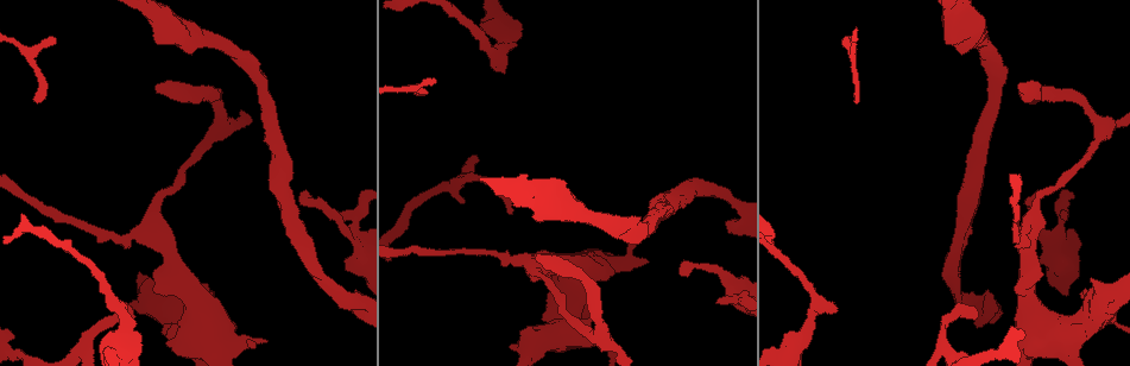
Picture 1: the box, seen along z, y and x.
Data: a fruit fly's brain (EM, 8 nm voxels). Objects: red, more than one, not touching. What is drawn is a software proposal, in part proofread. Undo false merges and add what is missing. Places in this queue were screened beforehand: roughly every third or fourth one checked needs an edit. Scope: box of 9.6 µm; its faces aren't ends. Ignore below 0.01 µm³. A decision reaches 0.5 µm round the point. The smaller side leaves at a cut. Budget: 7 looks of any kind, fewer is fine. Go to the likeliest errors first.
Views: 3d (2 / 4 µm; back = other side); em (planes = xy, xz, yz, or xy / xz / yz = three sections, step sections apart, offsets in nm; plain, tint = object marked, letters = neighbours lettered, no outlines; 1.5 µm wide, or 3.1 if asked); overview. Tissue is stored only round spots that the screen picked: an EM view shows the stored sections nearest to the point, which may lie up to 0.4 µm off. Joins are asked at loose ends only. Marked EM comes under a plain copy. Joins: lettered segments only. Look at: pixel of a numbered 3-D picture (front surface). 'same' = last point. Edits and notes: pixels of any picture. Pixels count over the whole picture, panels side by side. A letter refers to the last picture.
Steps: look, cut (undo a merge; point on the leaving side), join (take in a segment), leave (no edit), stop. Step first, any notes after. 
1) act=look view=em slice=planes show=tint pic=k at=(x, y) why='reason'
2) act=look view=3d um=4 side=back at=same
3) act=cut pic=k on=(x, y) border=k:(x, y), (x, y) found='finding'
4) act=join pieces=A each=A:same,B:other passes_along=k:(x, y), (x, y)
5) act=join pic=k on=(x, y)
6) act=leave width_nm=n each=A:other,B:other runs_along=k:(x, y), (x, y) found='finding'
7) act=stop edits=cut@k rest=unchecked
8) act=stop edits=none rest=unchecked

act=look view=3d um=2 pic=1 at=(977, 318) why='an open end'

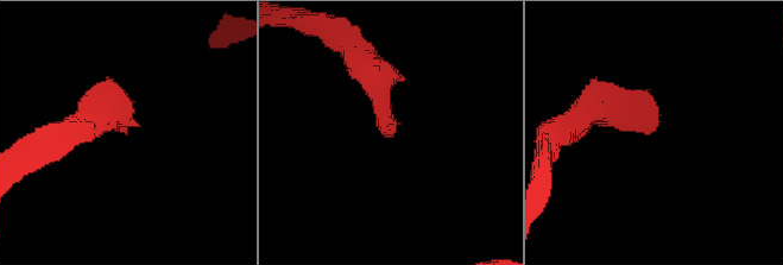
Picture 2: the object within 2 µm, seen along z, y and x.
act=look view=em slice=planes show=letters pic=2 at=(391, 133) why='now the EM'

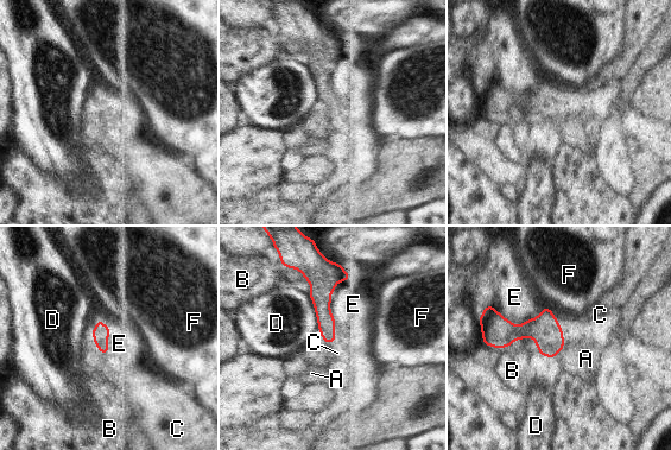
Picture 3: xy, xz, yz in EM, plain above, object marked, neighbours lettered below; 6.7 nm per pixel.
act=leave width_nm=110 each=A:other,B:other,C:other,D:other,E:other,F:other found='none of them fits'

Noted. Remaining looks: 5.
act=look view=em slice=yz step=4 show=tint pic=1 at=(354, 291) why='branch stops here'

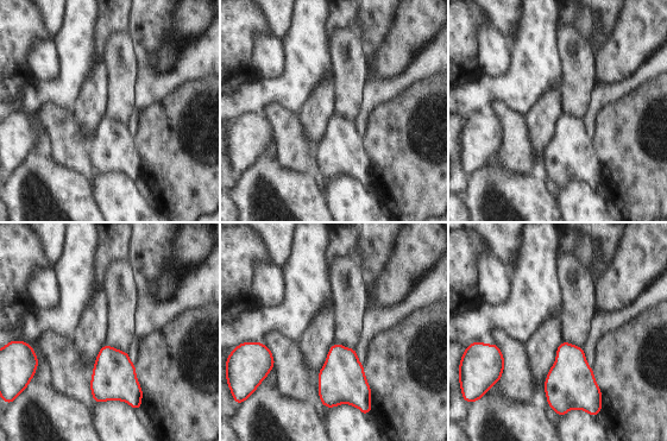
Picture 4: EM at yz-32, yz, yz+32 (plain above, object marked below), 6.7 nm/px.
act=look view=em slice=planes show=letters at=same

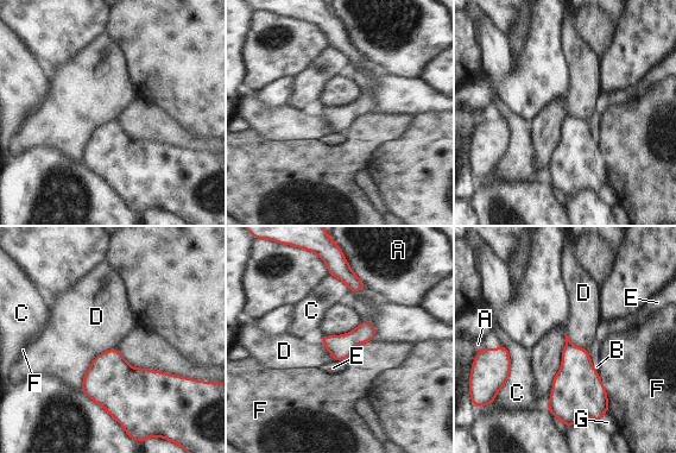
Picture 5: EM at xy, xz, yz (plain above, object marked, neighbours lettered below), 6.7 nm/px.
act=leave each=A:other,B:other,C:other,D:other,E:other,F:other,G:other border=5:(115, 347), (93, 360), (81, 389) found='no lettered segment goes on from it'

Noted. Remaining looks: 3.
act=look view=em um=3.1 slice=xz step=16 show=tint pic=1 at=(79, 353)

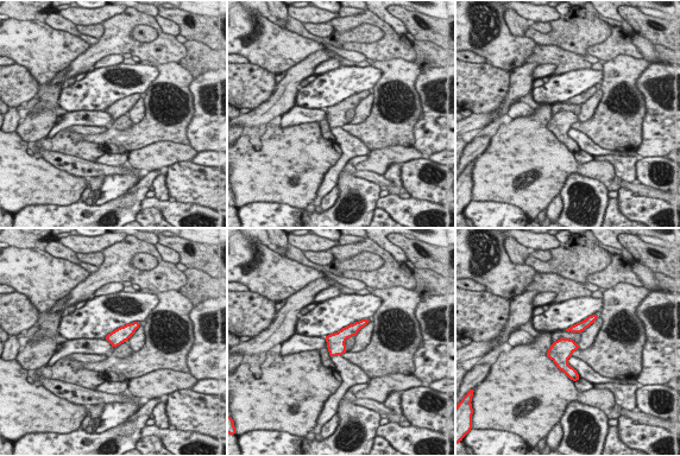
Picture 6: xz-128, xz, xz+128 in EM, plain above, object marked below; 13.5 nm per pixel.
act=look view=em um=3.1 slice=planes show=tint at=same why='another direction'

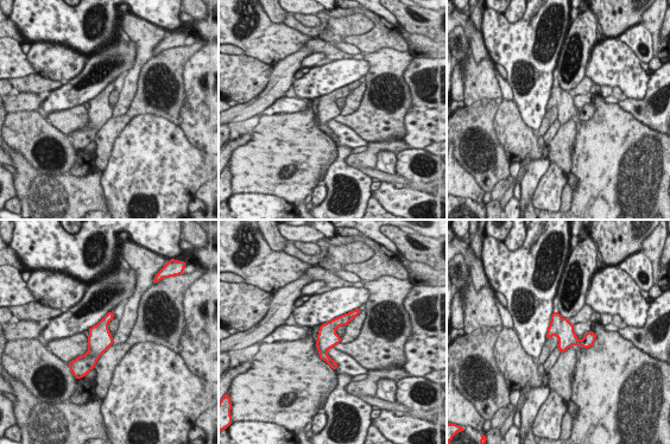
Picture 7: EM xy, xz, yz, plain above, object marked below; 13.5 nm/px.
act=look view=em um=3.1 slice=planes show=letters at=same

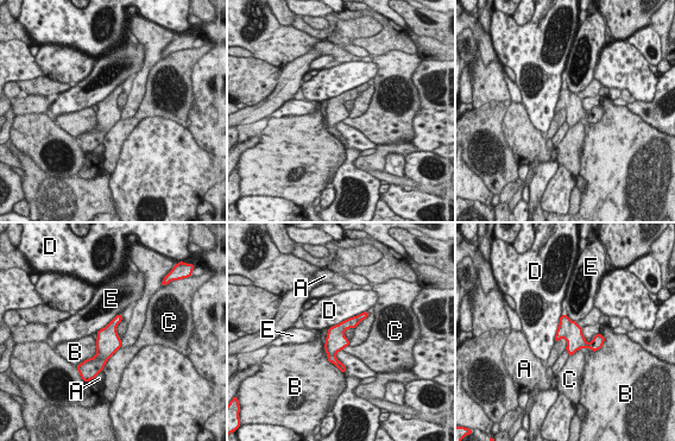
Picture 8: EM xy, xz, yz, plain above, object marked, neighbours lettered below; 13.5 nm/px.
act=leave each=A:other,B:other,C:other,D:other,E:other border=8:(96, 340), (96, 353), (81, 363) found='one cell here'

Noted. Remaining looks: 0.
act=stop edits=none rest=unchecked

